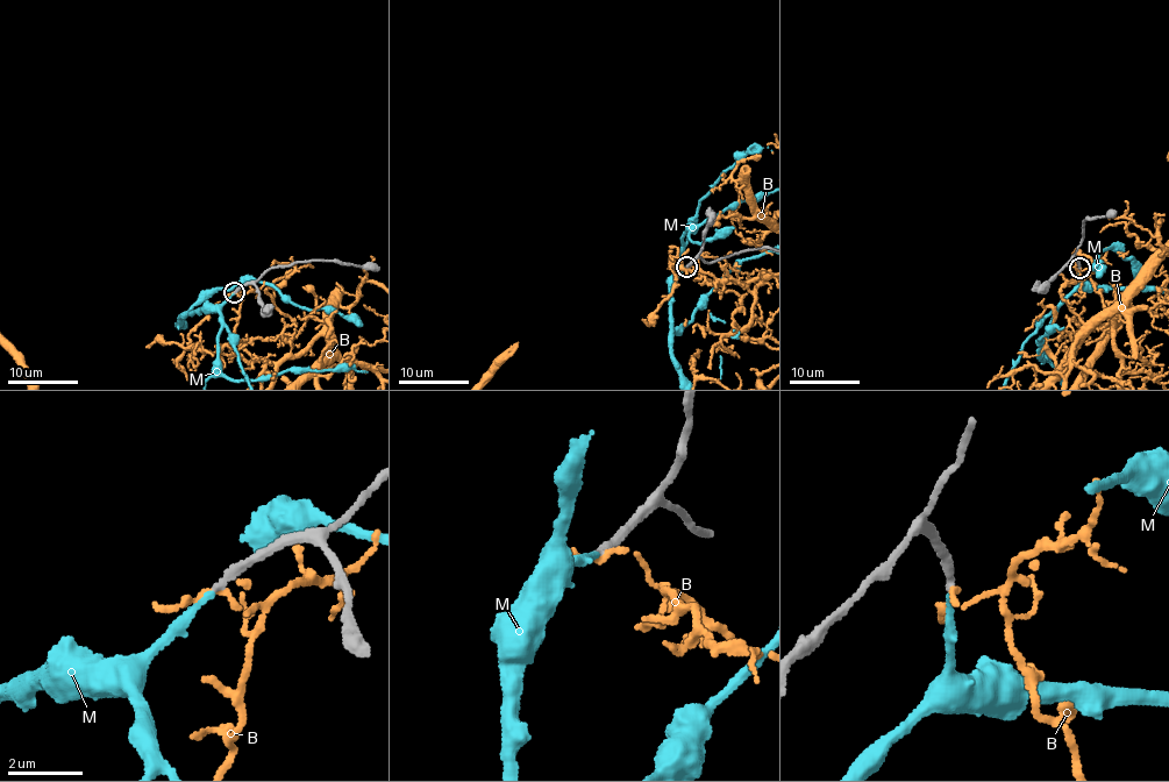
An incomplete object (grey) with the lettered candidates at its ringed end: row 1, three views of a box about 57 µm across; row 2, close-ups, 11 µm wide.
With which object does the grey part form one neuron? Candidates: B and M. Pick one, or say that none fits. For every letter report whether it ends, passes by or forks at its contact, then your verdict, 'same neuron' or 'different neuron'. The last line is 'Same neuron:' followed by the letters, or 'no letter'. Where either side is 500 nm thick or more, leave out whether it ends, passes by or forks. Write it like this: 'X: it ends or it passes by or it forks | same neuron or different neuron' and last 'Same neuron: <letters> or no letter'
B: it passes by | different neuron
M: it ends | same neuron
Same neuron: M

